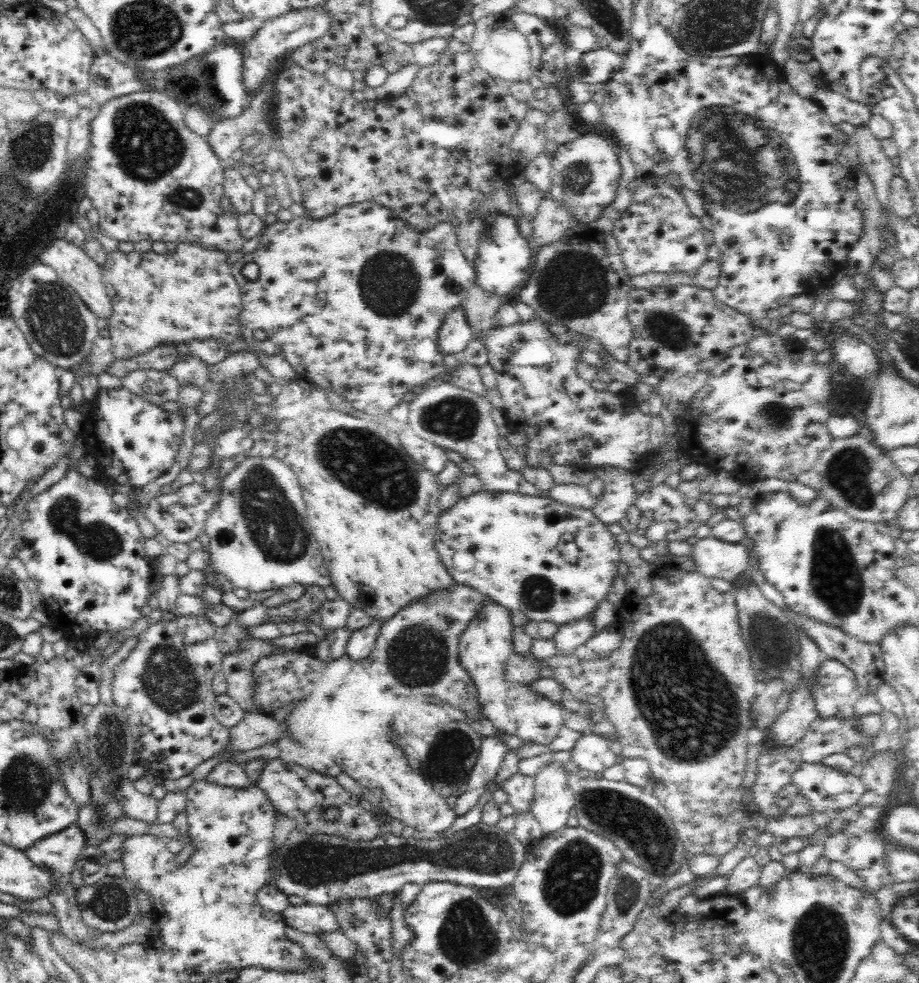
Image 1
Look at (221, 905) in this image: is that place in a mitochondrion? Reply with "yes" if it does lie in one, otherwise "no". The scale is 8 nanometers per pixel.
no

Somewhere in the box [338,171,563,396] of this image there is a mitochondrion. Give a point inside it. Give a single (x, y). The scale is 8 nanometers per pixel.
(390, 283)

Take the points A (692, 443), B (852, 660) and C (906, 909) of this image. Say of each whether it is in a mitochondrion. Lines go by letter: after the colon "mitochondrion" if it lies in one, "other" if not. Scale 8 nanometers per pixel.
A: other
B: other
C: other

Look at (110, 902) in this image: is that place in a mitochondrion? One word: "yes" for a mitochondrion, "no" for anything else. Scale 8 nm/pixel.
yes

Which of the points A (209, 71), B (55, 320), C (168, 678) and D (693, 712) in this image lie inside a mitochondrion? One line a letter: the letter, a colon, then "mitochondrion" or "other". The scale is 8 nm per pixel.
A: other
B: mitochondrion
C: mitochondrion
D: mitochondrion

